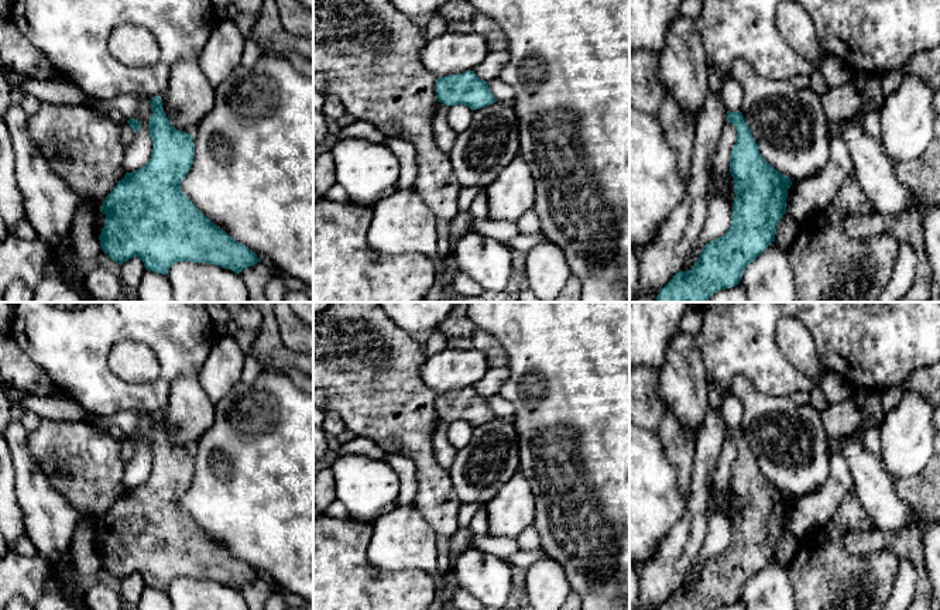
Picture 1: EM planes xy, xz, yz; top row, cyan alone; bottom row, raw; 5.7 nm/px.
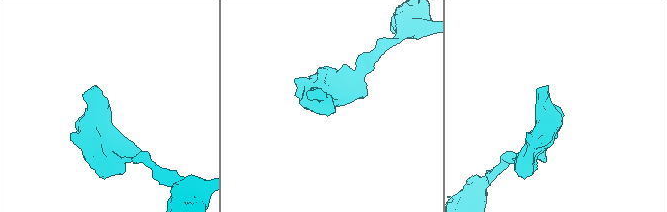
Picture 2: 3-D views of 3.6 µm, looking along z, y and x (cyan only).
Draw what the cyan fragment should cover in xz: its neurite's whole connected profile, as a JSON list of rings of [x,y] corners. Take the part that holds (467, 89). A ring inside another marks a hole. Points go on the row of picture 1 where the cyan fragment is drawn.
[[[474,71],[438,78],[435,89],[438,102],[446,106],[464,104],[477,110],[497,102],[487,80],[480,79]]]

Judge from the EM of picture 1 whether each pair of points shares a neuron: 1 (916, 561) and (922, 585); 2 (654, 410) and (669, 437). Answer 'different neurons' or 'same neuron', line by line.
1: same neuron
2: different neurons

